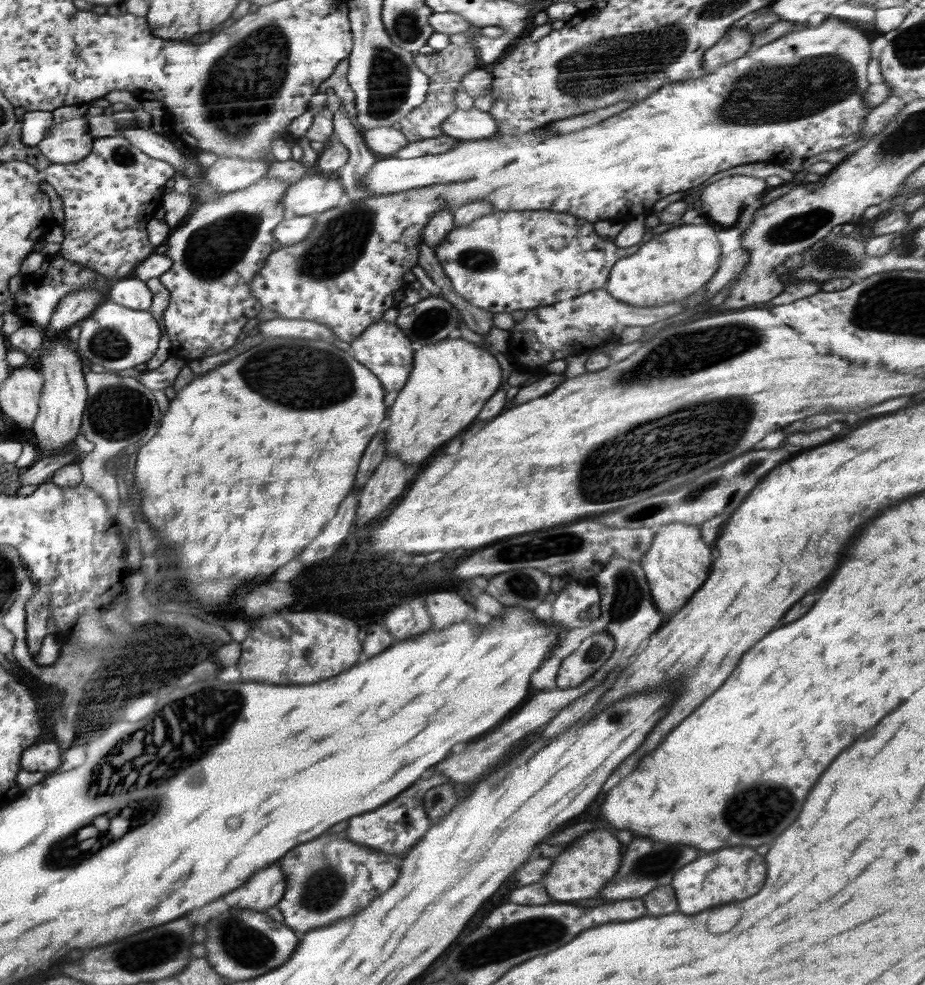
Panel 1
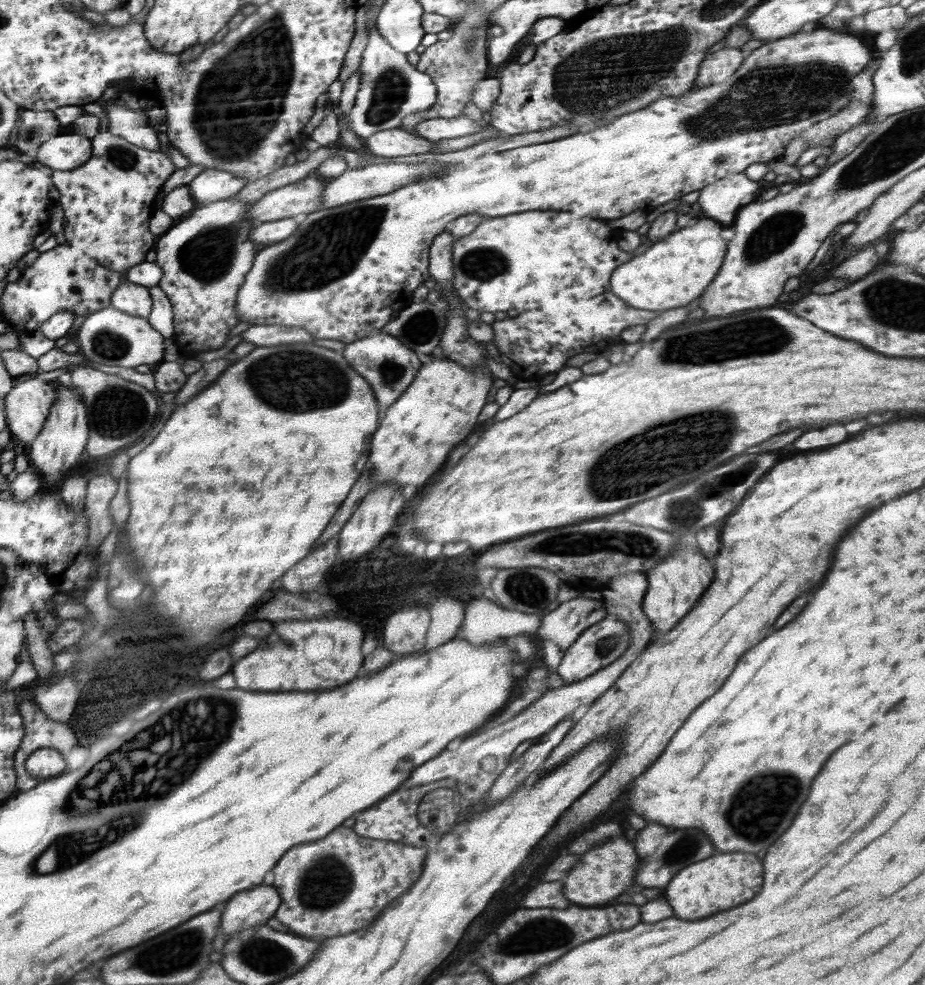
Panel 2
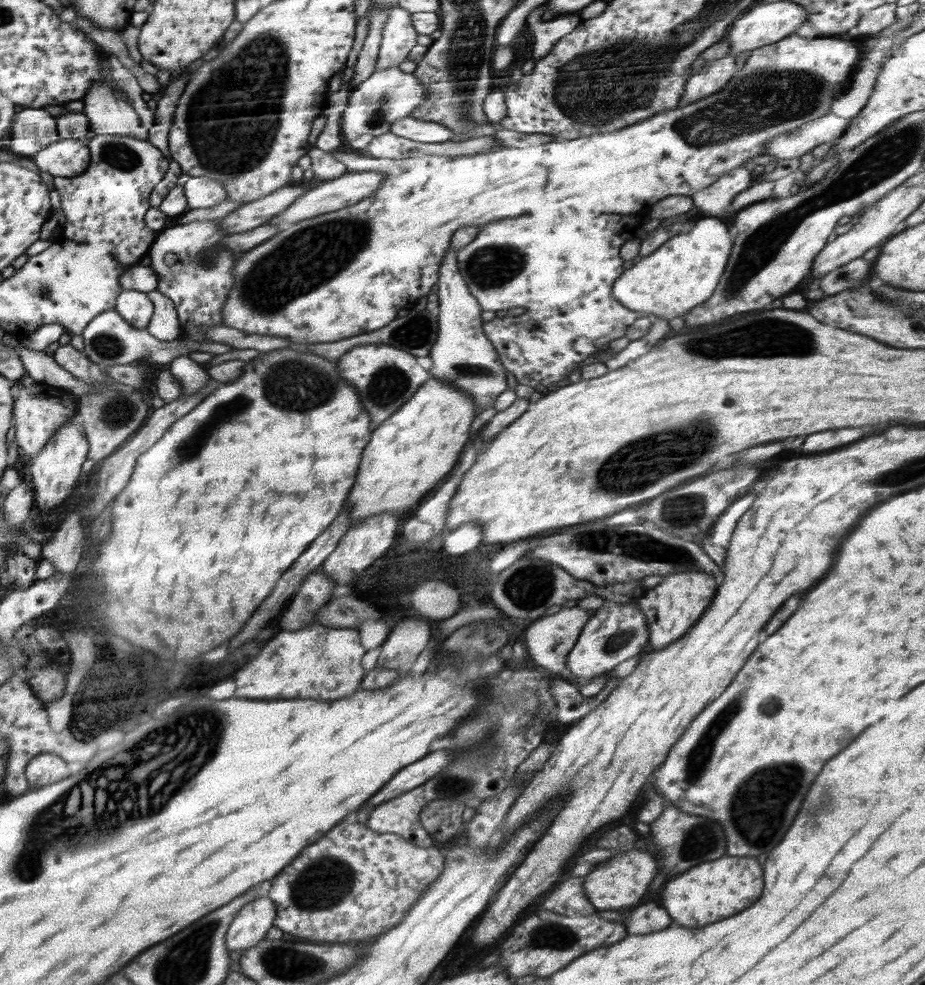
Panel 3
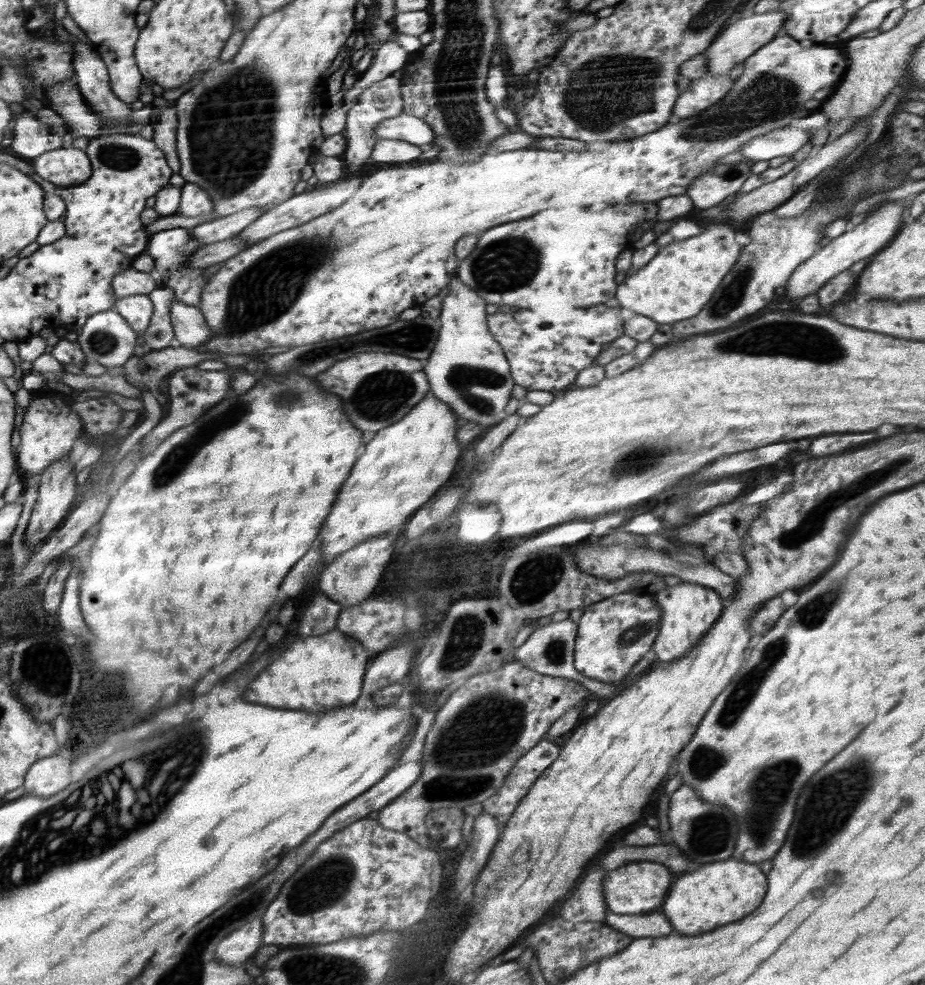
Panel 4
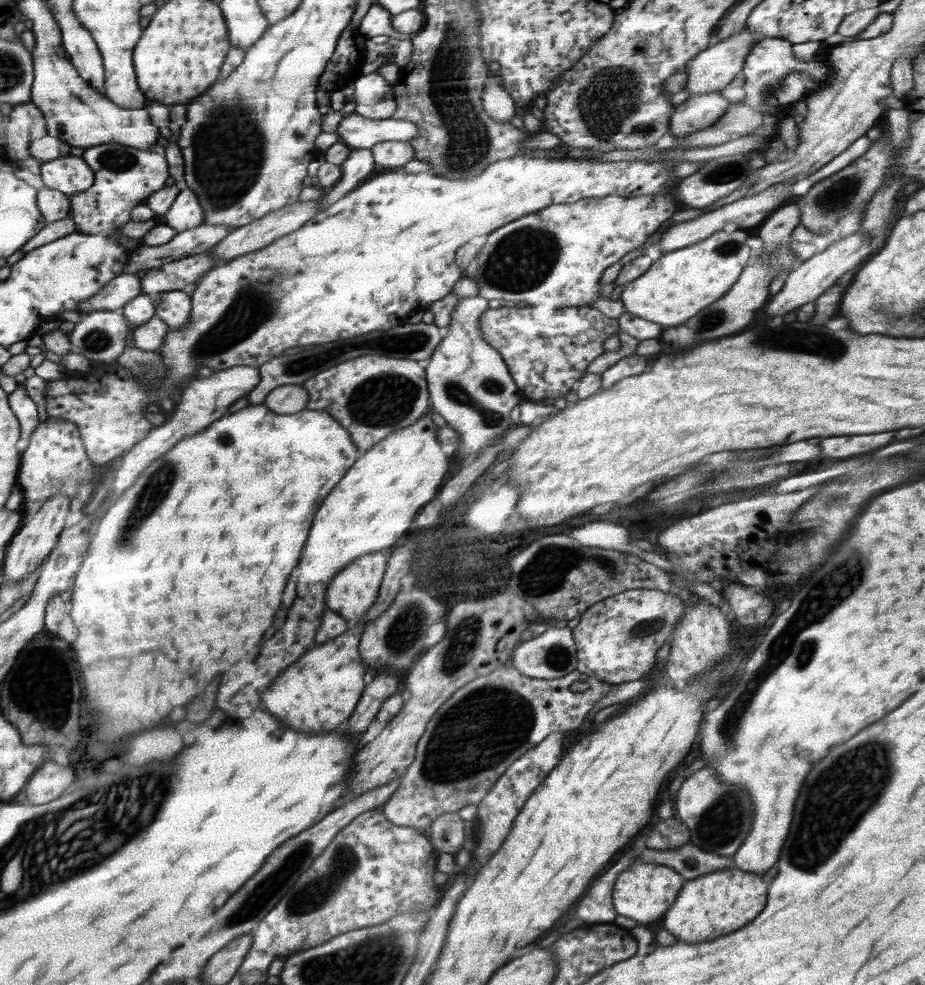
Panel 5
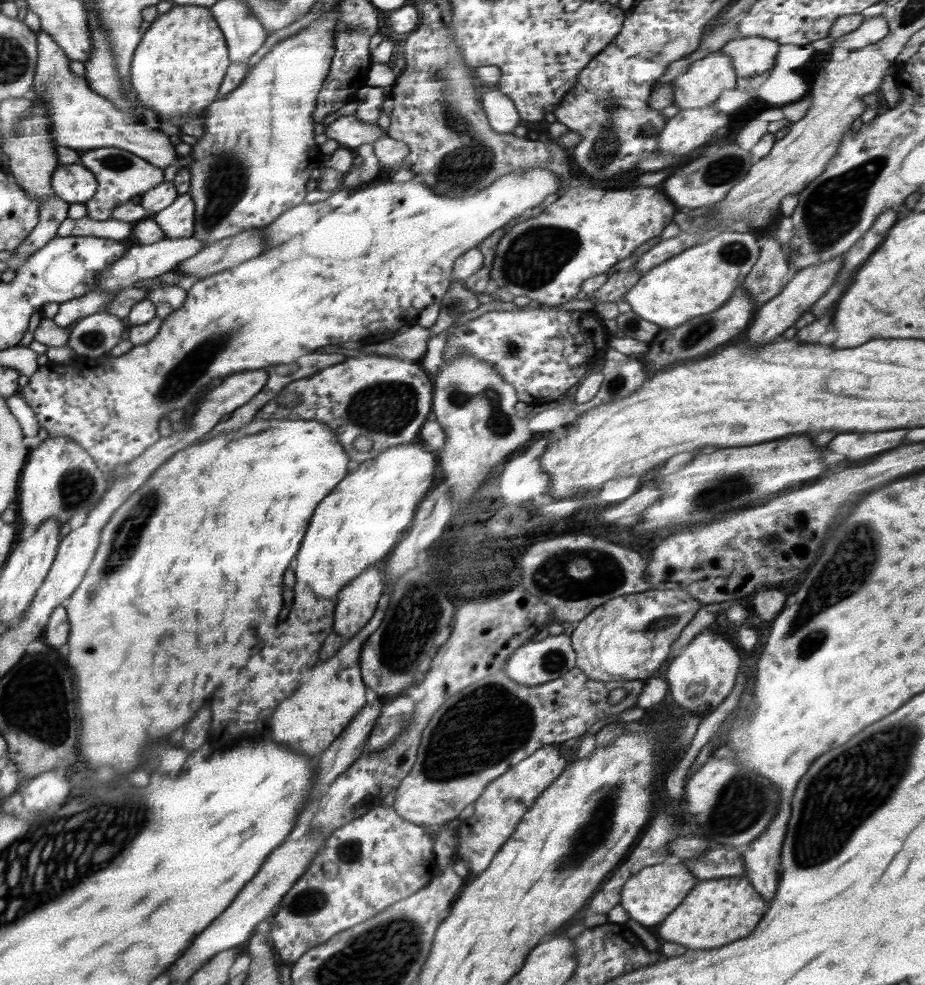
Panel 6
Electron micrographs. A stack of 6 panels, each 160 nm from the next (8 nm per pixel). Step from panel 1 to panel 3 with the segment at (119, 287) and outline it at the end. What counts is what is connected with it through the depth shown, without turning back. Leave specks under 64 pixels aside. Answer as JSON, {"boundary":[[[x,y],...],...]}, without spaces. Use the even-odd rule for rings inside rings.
{"boundary":[[[125,289],[118,295],[115,309],[134,328],[146,328],[153,315],[154,305],[147,293],[140,290]]]}

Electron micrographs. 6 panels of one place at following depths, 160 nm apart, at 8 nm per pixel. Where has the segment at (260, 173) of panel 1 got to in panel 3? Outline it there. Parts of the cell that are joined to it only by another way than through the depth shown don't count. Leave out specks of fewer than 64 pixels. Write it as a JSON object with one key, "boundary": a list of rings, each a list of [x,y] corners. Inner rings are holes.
{"boundary":[[[191,177],[182,187],[189,209],[211,208],[228,199],[225,185],[210,178]]]}

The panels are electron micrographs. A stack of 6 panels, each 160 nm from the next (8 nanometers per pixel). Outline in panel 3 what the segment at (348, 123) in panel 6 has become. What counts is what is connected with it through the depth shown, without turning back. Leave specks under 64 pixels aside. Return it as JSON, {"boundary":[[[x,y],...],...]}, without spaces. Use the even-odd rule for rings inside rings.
{"boundary":[[[411,116],[393,122],[389,131],[396,136],[416,142],[446,142],[454,140],[455,137],[453,132],[442,124],[418,120]]]}

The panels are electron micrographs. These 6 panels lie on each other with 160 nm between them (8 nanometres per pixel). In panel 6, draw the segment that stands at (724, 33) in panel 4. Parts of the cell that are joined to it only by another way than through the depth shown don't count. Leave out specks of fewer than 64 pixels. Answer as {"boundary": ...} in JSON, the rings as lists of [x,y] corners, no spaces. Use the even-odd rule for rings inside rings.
{"boundary":[[[714,52],[706,56],[706,58],[694,62],[683,75],[674,80],[673,104],[681,110],[710,106],[715,104],[723,91],[734,90],[738,79],[739,76],[736,76],[734,67],[732,67],[732,59],[726,57],[723,52]]]}

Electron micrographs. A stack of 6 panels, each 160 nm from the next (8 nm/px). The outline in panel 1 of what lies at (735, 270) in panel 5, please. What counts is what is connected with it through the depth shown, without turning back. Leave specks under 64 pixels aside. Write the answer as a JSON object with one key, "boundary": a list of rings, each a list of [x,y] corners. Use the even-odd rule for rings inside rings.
{"boundary":[[[684,224],[646,242],[634,256],[618,260],[608,276],[606,290],[626,304],[662,306],[684,300],[702,288],[714,276],[721,261],[721,244],[716,230],[706,224]]]}

